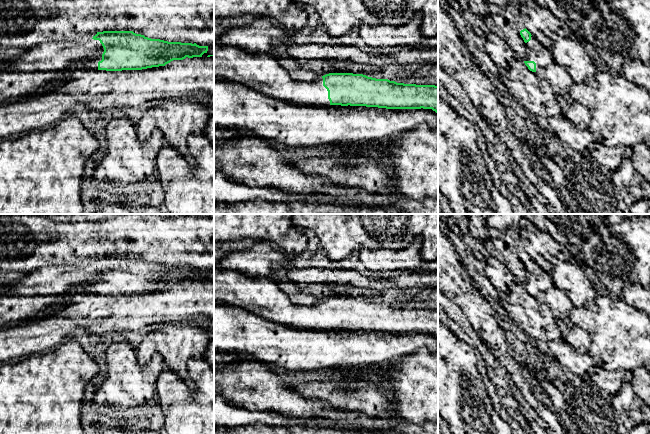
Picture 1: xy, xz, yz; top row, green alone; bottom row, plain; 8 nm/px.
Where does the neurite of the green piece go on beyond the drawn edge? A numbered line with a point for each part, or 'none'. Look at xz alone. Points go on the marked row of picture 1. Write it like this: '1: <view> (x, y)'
1: xz (261, 72)

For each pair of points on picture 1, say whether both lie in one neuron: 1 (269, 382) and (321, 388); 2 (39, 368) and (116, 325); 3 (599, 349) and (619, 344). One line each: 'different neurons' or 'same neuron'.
1: different neurons
2: different neurons
3: same neuron

